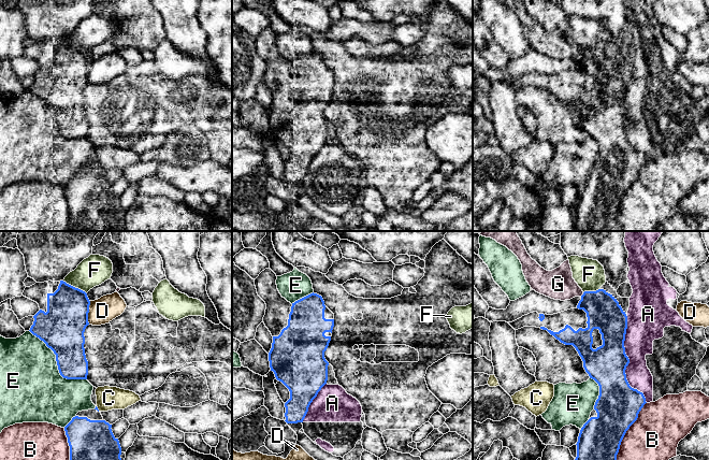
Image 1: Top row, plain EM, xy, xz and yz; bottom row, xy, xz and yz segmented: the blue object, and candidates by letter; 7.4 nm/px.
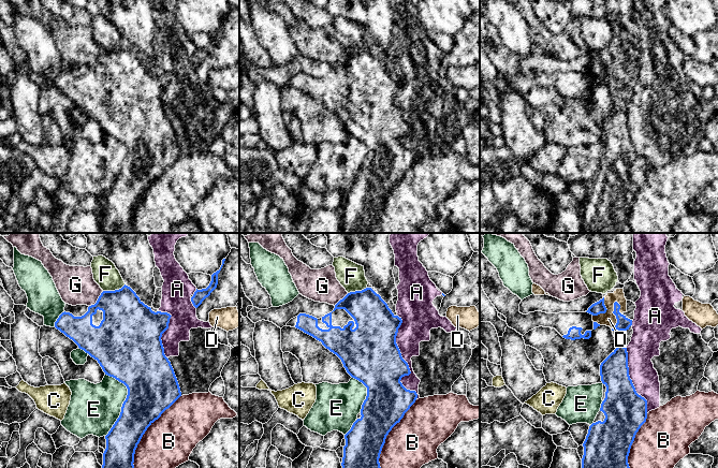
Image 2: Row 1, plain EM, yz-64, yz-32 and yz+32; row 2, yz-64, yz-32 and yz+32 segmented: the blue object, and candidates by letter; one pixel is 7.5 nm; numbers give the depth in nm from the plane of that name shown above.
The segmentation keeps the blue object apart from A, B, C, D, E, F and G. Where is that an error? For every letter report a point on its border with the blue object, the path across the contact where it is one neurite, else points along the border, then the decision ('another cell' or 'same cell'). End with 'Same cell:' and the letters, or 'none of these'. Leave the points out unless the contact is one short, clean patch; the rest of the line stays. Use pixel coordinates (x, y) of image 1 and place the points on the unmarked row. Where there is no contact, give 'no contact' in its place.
A: contact yz (628, 120); another cell
B: contact yz (623, 196); another cell
C: contact xy (97, 168); border xy (96, 166), (99, 170); another cell
D: contact xy (88, 71); border xy (90, 60), (88, 83); another cell
E: contact xy (57, 124); another cell
F: contact xy (74, 46); another cell
G: contact yz (582, 54); another cell
Same cell: none of these

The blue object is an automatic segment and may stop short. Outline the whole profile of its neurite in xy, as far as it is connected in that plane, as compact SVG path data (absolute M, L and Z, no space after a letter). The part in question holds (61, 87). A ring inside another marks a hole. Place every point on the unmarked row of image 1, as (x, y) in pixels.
M48 40L26 46L23 55L39 63L40 70L33 75L29 90L54 111L60 134L67 139L87 139L88 120L84 107L84 91L89 84L90 60L87 53L63 40Z

